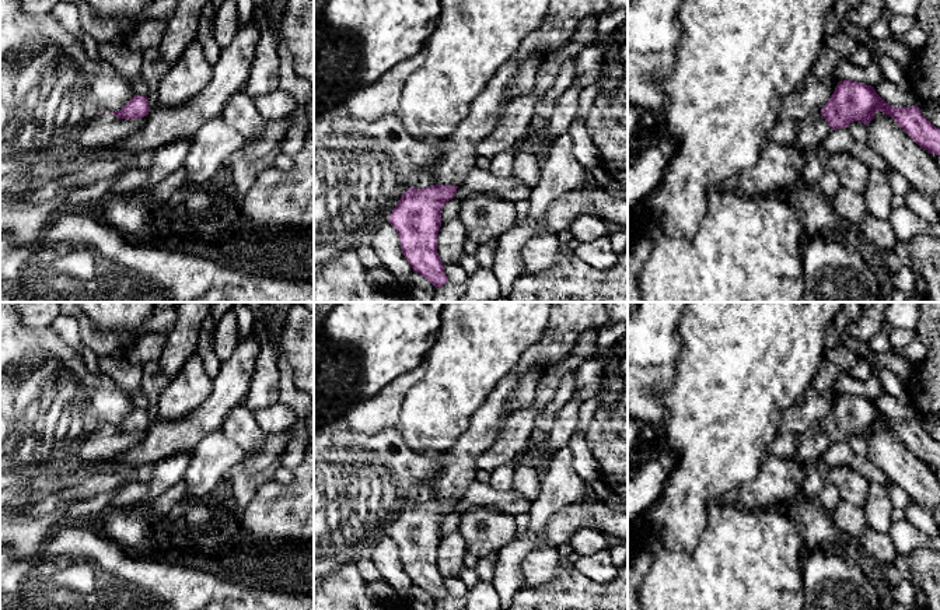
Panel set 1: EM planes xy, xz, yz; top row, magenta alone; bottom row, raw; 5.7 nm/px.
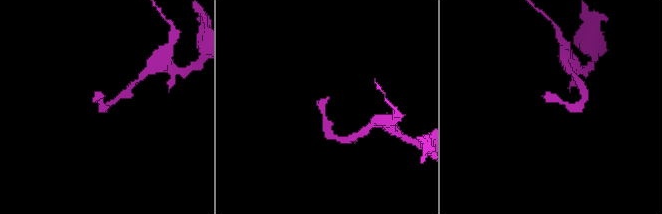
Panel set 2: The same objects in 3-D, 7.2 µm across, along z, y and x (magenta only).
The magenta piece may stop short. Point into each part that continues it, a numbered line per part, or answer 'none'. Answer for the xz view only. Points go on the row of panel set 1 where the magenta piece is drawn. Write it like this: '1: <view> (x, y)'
1: xz (458, 150)

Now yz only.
1: yz (807, 133)

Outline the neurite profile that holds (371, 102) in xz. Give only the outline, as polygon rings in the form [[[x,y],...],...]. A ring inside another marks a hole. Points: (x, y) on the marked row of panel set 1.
[[[427,48],[417,55],[396,63],[374,84],[359,88],[345,102],[347,116],[377,122],[387,113],[396,113],[401,104],[399,90],[426,60]]]

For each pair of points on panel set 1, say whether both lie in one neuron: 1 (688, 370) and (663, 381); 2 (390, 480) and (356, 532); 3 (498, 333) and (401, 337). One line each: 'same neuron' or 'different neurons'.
1: different neurons
2: same neuron
3: different neurons

